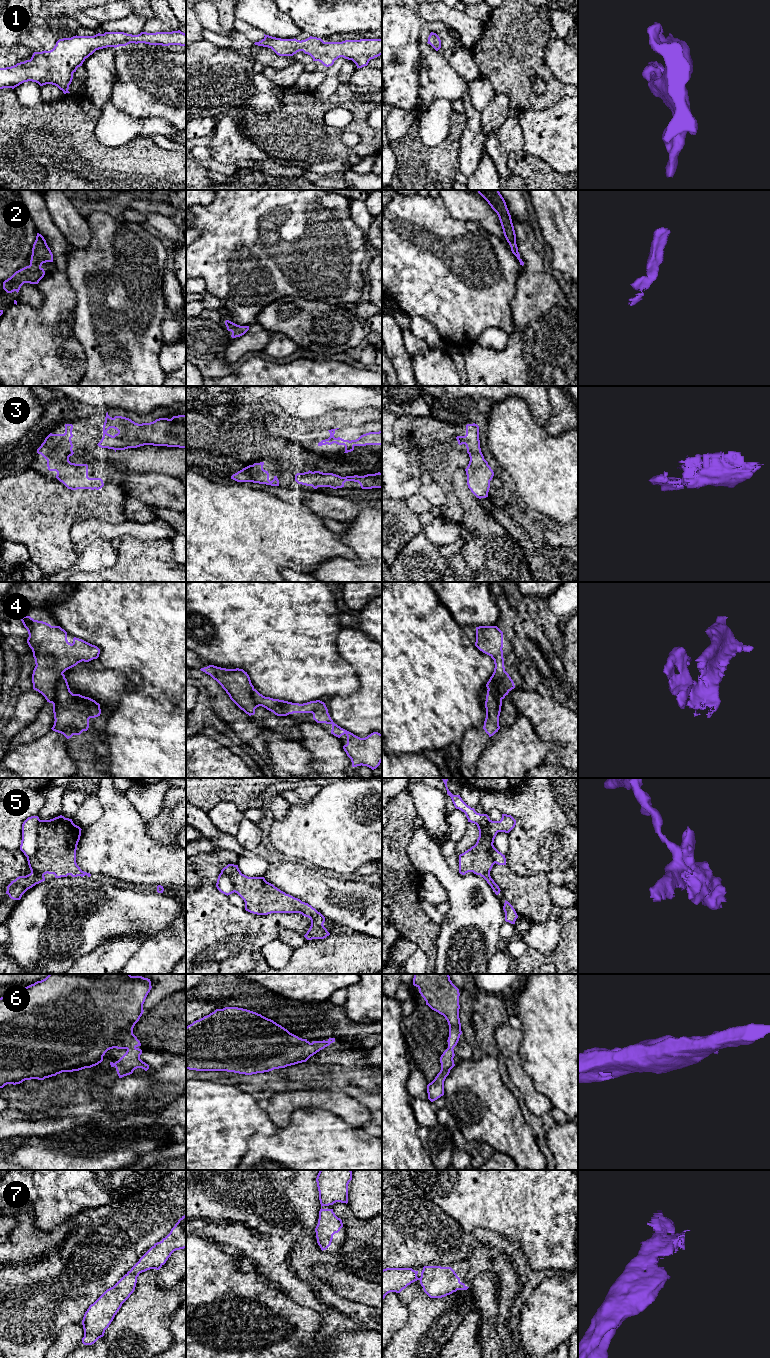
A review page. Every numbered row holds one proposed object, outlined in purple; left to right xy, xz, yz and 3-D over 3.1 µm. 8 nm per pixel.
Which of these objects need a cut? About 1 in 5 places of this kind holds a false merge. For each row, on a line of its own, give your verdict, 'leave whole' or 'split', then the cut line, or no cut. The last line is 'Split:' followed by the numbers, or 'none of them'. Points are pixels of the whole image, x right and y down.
1: leave whole; cut none
2: leave whole; cut none
3: leave whole; cut none
4: split; cut xy (62, 673), (56, 689), (56, 698), (52, 703)
5: split; cut xy (40, 820), (37, 826), (37, 850), (27, 857)
6: leave whole; cut none
7: leave whole; cut none
Split: 4, 5

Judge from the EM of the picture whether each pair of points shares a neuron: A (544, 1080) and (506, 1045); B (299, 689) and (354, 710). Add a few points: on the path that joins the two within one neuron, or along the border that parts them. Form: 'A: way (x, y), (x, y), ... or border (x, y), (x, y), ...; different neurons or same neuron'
A: border (522, 1034), (519, 1061), (522, 1069), (530, 1078); different neurons
B: border (342, 697), (330, 698); different neurons

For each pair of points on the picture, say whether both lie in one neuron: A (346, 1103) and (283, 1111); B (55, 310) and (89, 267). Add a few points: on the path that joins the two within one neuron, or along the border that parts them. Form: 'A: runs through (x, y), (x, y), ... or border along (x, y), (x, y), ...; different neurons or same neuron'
A: runs through (330, 1101), (299, 1100); same neuron
B: border along (66, 264), (66, 275), (77, 299), (75, 310); different neurons

